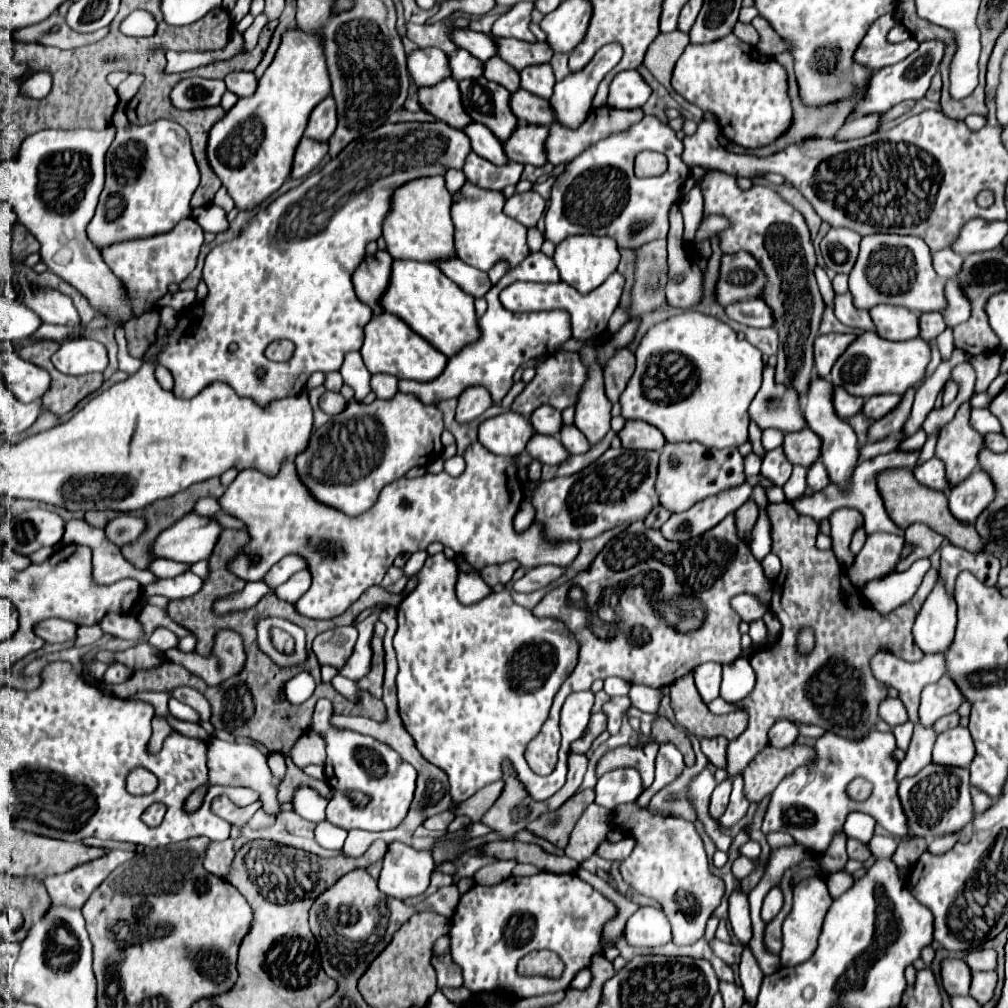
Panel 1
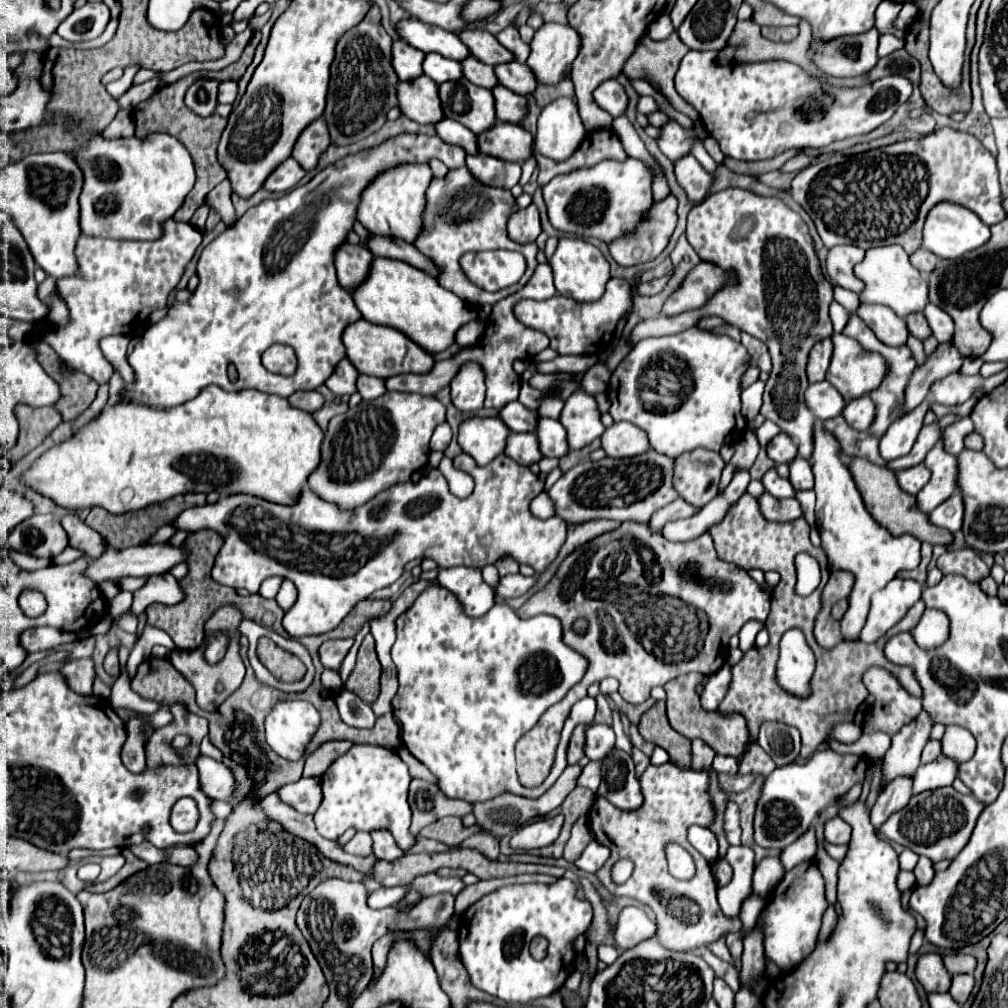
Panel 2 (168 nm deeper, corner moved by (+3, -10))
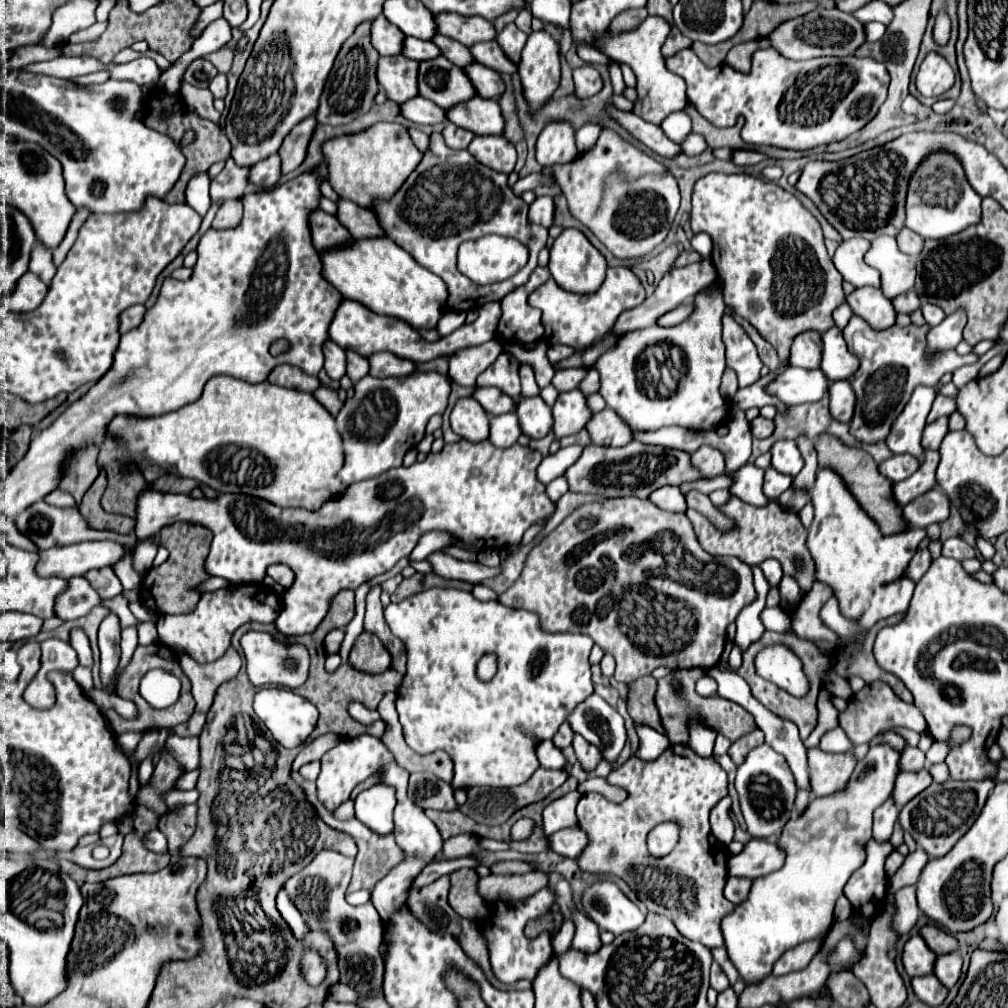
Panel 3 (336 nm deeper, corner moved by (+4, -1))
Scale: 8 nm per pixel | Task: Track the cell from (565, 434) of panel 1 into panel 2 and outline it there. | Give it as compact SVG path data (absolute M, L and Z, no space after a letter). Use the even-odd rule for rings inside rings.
M540 417L536 435L538 435L540 451L542 451L544 457L556 457L556 459L560 459L560 457L568 455L568 451L570 451L568 437L566 437L566 429L562 427L560 421Z

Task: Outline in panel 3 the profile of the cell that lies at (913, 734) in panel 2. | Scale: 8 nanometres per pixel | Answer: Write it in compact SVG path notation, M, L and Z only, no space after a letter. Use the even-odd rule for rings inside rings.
M871 746L867 756L857 762L843 790L811 798L809 806L785 824L777 842L785 852L783 868L755 878L747 900L737 904L735 910L721 920L729 960L745 984L759 984L769 976L783 952L827 934L843 886L865 862L865 844L871 840L873 812L893 790L899 756L901 754L889 746Z

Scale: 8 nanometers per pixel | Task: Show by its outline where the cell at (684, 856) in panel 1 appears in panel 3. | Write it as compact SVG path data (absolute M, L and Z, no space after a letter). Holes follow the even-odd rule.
M671 744L659 758L645 762L637 756L631 756L625 764L621 764L617 770L613 770L609 776L609 782L615 786L621 786L629 792L627 800L621 804L609 802L605 796L597 792L587 792L581 796L577 804L577 824L583 832L587 832L589 844L585 846L585 852L577 856L577 864L581 870L587 872L609 872L619 878L623 878L629 888L637 894L637 898L643 900L649 912L667 916L677 930L695 942L701 942L709 950L723 946L723 936L719 930L719 922L725 914L729 914L735 904L731 904L723 896L725 880L727 880L727 848L721 844L709 828L709 812L717 800L721 800L727 794L727 774L725 770L713 760L713 758L701 758L697 756L689 746L685 744ZM661 822L677 822L681 826L679 842L663 858L655 858L647 850L647 834Z

